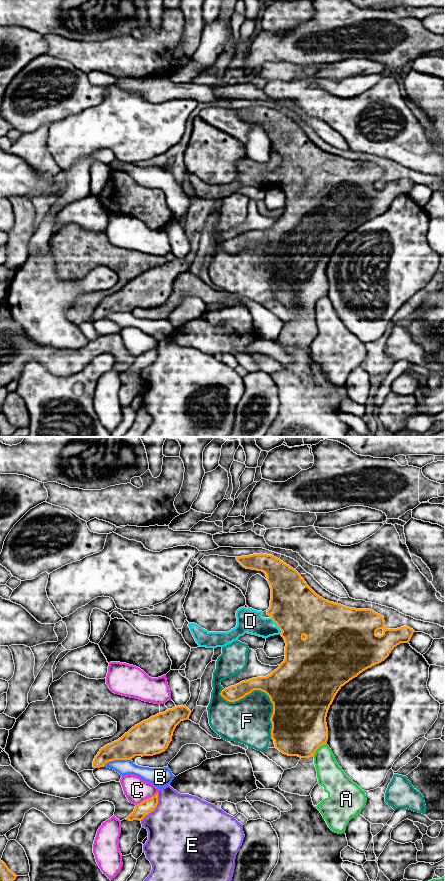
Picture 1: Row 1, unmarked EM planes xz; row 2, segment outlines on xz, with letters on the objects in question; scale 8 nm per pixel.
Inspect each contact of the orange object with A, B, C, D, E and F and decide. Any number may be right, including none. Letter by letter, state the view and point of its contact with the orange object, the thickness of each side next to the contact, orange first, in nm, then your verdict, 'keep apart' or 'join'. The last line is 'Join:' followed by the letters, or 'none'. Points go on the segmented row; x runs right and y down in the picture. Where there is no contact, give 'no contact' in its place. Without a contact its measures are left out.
A: xz (318, 747) | 440/220 nm | keep apart
B: xz (116, 759) | 240/120 nm | keep apart
C: xz (146, 799) | 120/200 nm | keep apart
D: xz (276, 623) | 400/200 nm | join
E: xz (155, 807) | 120/500 nm | keep apart
F: xz (264, 691) | 440/340 nm | keep apart
Join: D

